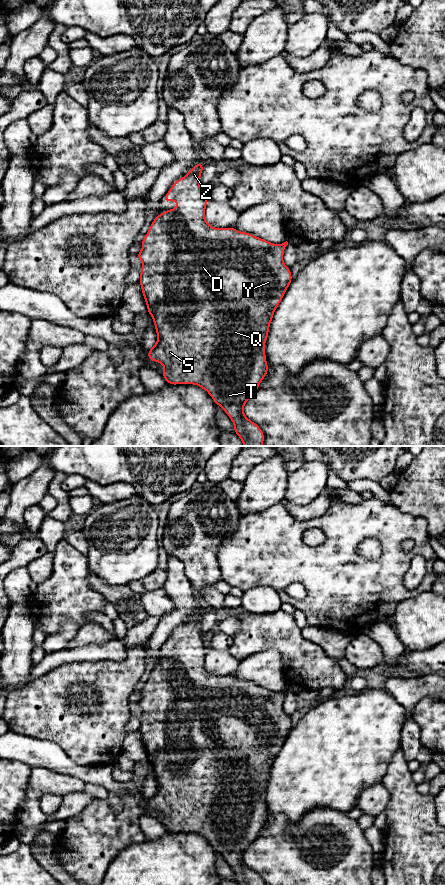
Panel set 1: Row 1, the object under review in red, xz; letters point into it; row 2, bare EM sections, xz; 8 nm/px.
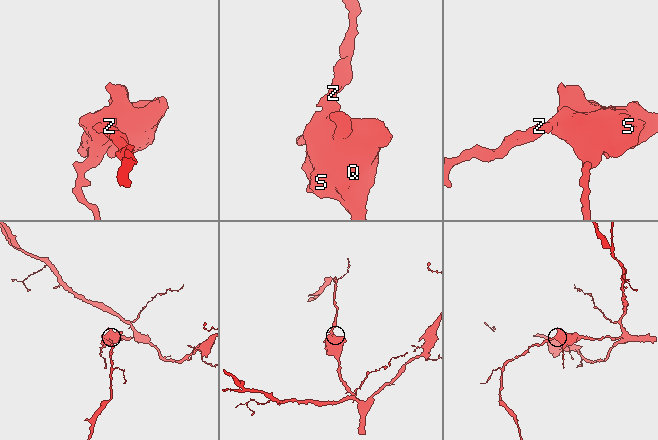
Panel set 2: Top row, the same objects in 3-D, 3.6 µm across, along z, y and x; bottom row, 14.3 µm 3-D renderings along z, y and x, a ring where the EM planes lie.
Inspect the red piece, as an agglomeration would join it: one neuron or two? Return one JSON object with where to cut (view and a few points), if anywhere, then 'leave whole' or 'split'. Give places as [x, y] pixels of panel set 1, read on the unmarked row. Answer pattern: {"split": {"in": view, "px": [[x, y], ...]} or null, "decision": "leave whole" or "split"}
{"split": null, "decision": "leave whole"}

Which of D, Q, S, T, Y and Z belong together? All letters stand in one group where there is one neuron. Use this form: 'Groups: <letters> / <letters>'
Groups: D Q S T Y Z

